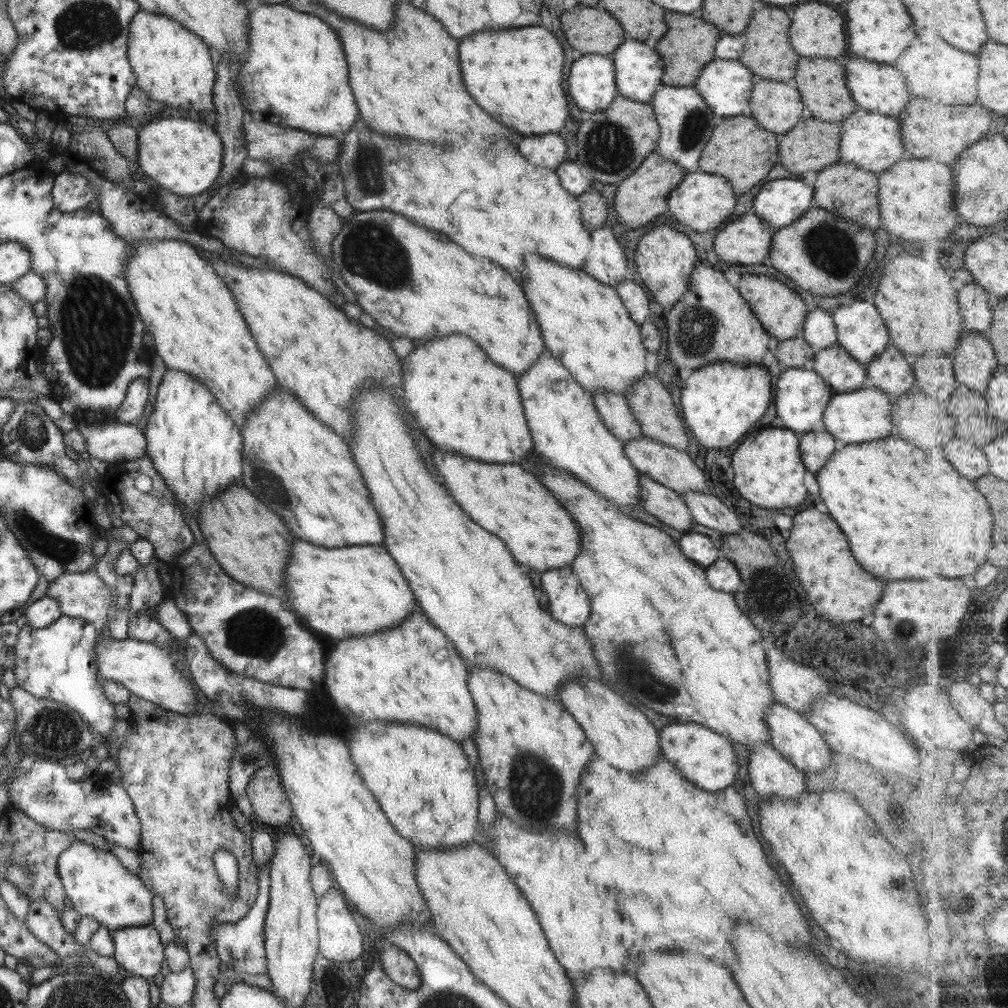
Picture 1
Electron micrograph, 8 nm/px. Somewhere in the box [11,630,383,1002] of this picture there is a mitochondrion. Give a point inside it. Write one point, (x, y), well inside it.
(53, 730)

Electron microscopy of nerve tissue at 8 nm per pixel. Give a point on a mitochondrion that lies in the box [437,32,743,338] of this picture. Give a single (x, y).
(609, 150)

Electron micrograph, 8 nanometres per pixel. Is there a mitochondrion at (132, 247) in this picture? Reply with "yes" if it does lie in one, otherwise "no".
no

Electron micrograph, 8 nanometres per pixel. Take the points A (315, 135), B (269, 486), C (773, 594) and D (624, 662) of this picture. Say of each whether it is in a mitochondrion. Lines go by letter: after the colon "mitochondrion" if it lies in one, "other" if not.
A: other
B: mitochondrion
C: mitochondrion
D: mitochondrion

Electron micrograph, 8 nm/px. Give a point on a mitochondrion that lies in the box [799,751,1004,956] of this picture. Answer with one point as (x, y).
(972, 899)

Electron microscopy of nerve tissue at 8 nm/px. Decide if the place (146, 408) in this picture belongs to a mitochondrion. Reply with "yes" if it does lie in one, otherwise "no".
no

